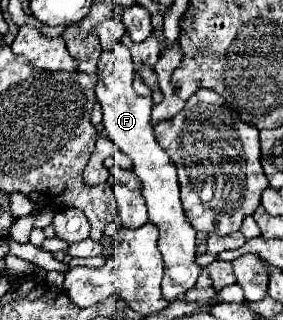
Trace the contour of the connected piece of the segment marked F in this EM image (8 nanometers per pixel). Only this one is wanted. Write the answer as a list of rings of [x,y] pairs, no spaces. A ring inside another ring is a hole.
[[[118,43],[112,51],[102,51],[98,61],[98,83],[96,83],[96,99],[102,105],[102,124],[108,137],[124,151],[132,163],[134,173],[142,181],[142,195],[148,205],[148,217],[160,229],[158,249],[164,257],[164,279],[162,279],[162,295],[168,301],[180,301],[188,289],[192,289],[202,271],[196,265],[196,231],[190,227],[184,217],[184,209],[180,203],[180,187],[176,177],[176,165],[170,161],[168,153],[154,141],[154,131],[150,123],[152,97],[140,97],[134,87],[134,69],[130,51]]]

